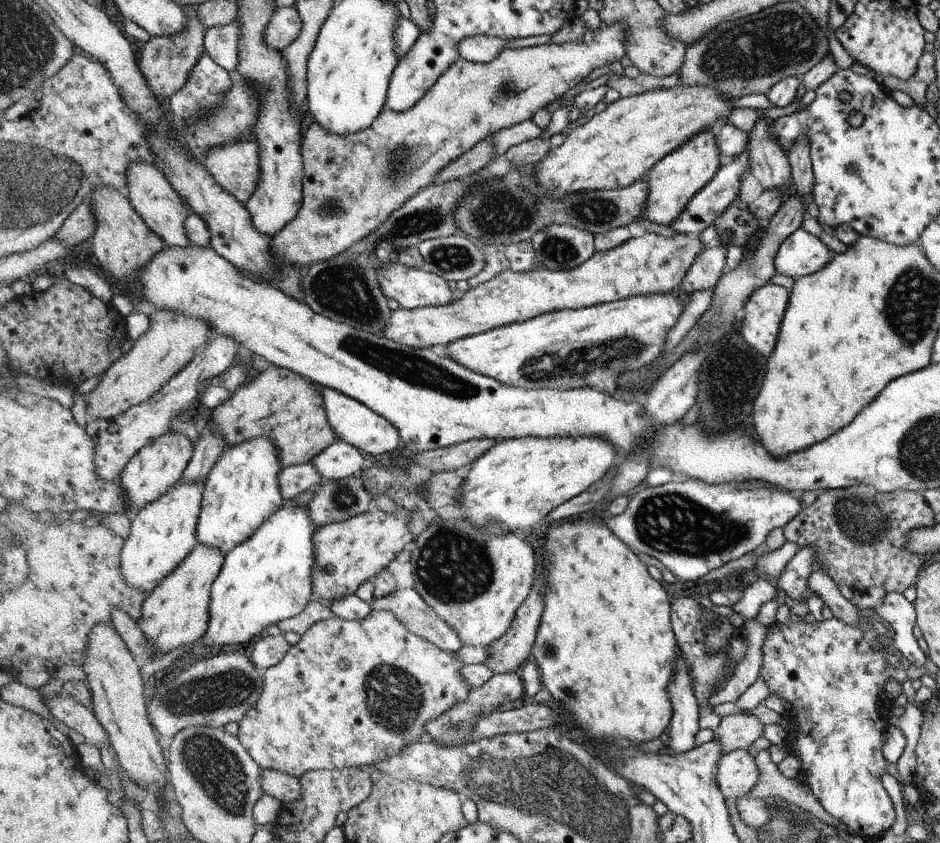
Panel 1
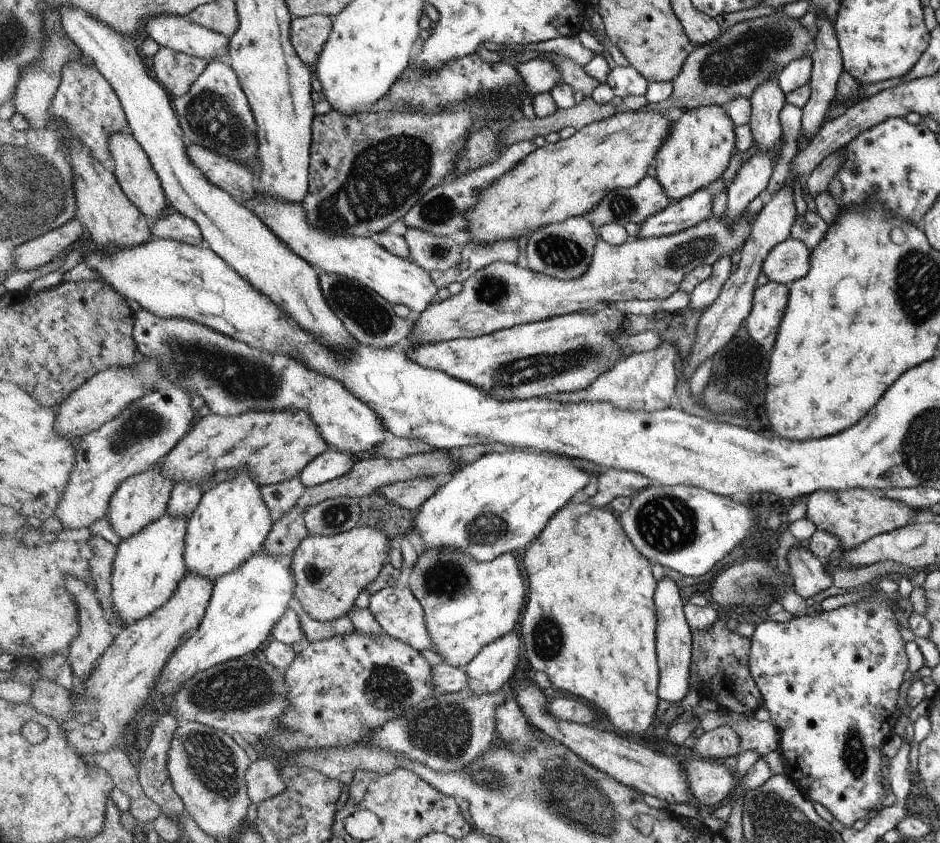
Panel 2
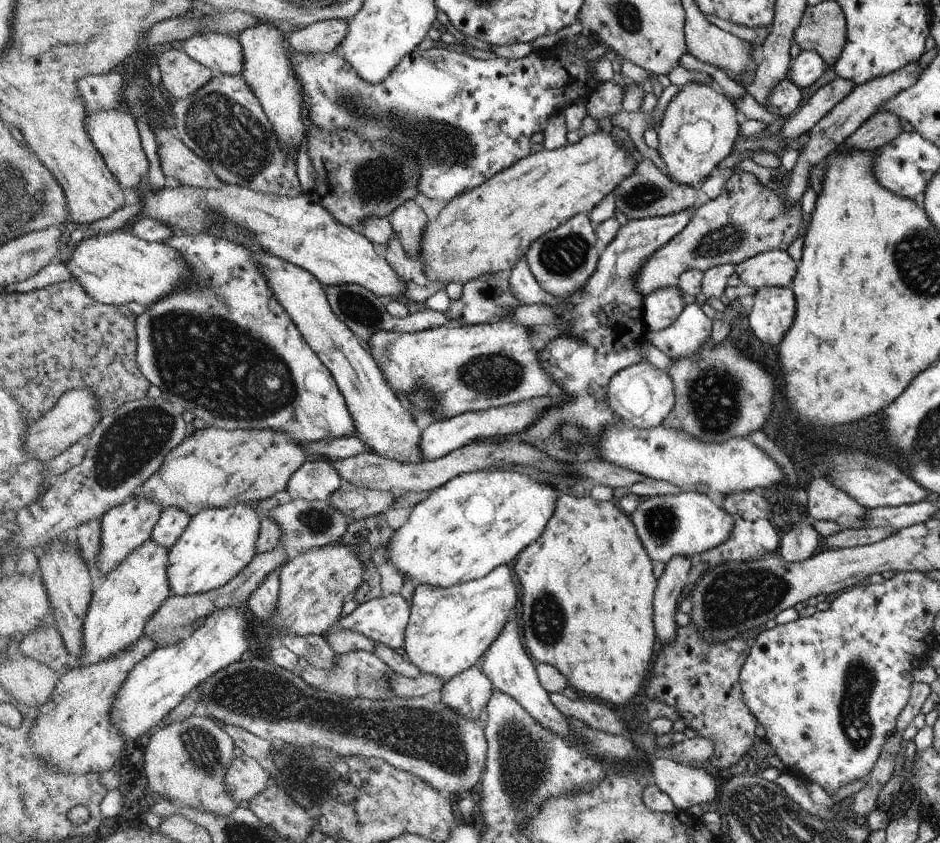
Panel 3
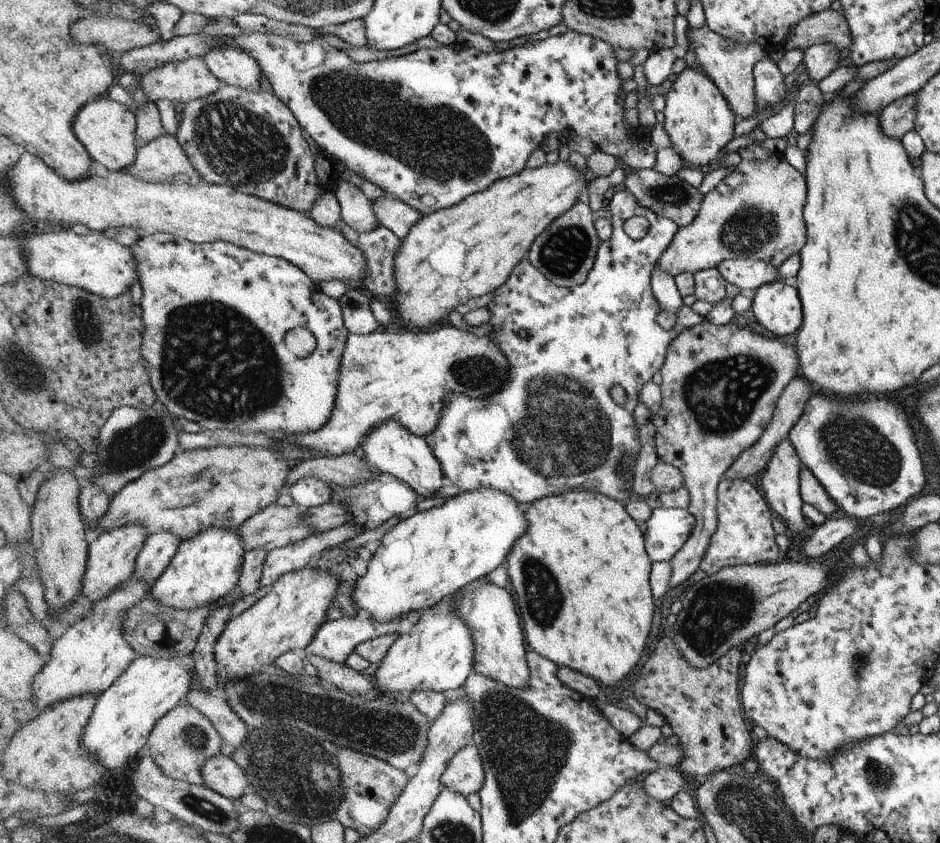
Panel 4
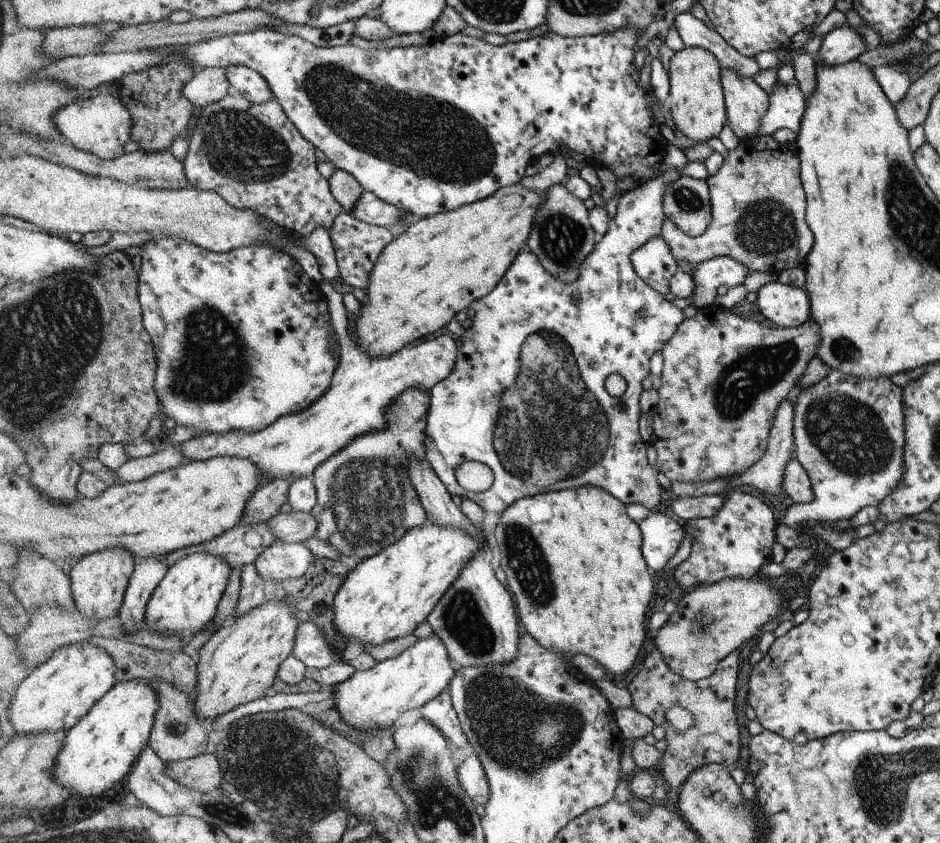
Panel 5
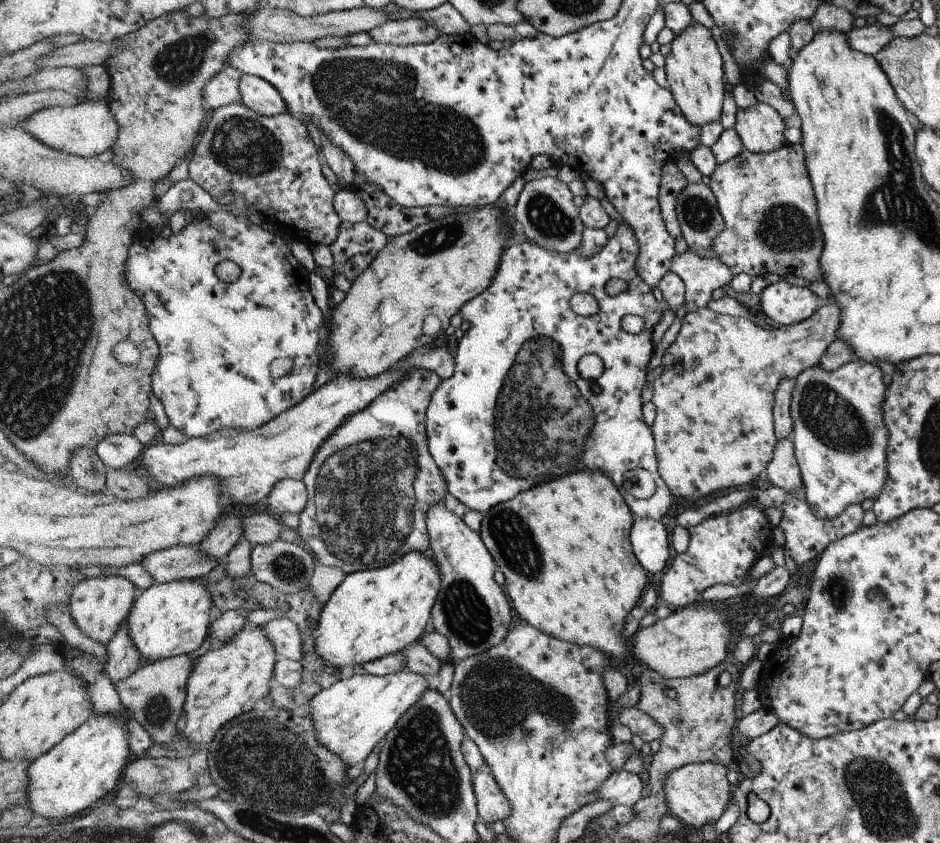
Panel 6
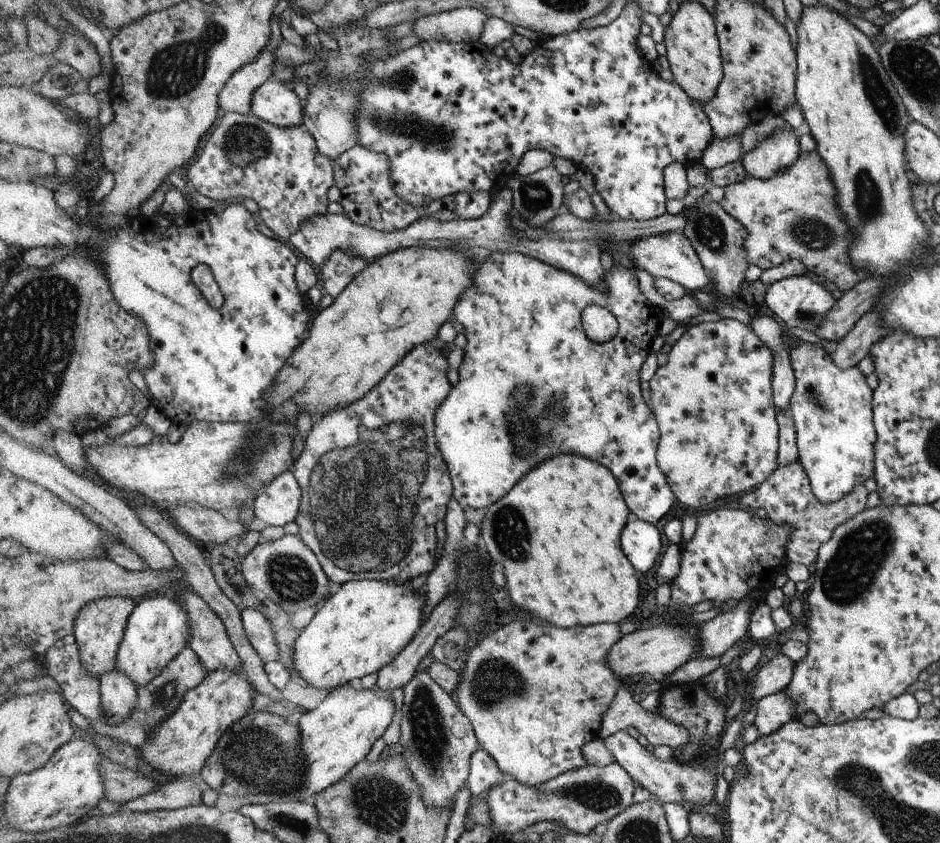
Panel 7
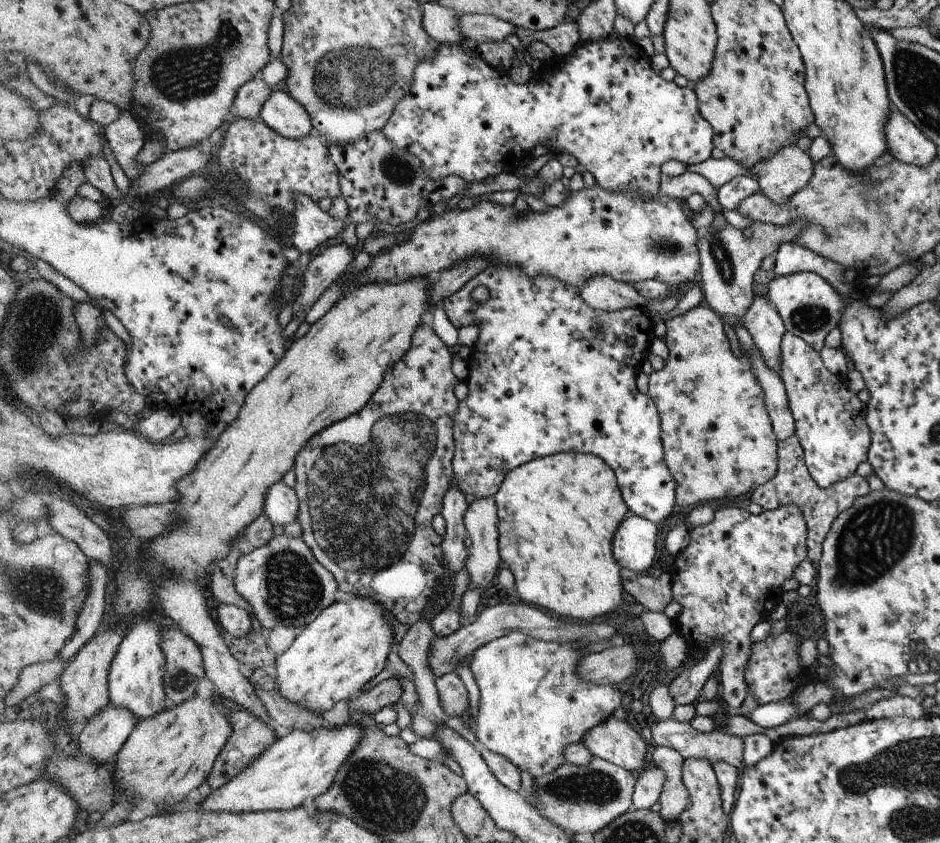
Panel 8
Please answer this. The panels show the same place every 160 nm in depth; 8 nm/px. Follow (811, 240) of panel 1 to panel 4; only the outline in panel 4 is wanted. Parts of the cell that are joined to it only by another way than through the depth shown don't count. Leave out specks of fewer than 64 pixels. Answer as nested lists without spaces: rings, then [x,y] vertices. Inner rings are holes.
[[[728,259],[720,262],[718,272],[726,283],[734,284],[743,293],[754,293],[760,286],[780,280],[779,267],[753,259]]]

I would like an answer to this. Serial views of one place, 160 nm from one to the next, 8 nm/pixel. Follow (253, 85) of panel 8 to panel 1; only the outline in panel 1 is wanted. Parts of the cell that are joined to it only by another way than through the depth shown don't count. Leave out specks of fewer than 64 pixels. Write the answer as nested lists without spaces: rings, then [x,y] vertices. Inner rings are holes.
[[[188,7],[187,13],[191,18],[191,24],[184,33],[173,37],[152,37],[145,44],[140,60],[141,67],[155,93],[162,98],[172,98],[177,92],[180,92],[188,84],[200,59],[207,53],[205,37],[208,28],[200,20],[197,10],[198,7]]]

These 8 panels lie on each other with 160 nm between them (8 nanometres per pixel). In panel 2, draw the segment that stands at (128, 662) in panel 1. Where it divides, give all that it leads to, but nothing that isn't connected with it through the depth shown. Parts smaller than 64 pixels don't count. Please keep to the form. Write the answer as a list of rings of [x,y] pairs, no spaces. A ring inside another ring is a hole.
[[[70,577],[68,588],[79,604],[80,622],[82,625],[80,636],[72,643],[70,650],[68,650],[68,656],[72,662],[76,677],[85,683],[85,680],[94,673],[95,664],[99,664],[99,658],[103,657],[103,654],[108,652],[111,646],[115,644],[118,632],[107,619],[105,608],[94,585],[88,584],[88,582],[78,577]]]

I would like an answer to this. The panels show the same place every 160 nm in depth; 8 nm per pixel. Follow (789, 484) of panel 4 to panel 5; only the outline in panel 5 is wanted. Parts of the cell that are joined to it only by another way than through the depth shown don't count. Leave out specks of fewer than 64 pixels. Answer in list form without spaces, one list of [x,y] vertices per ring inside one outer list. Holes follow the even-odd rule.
[[[784,400],[775,414],[774,428],[771,429],[770,440],[767,444],[767,452],[762,461],[758,461],[744,474],[732,477],[726,484],[726,494],[734,486],[752,486],[759,492],[767,492],[772,496],[778,496],[783,492],[782,481],[785,466],[794,456],[793,437],[793,402]]]

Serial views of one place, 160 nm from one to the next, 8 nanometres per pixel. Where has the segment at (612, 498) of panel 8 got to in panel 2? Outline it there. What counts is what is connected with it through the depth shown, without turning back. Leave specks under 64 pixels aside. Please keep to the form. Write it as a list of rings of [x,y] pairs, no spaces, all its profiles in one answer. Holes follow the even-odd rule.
[[[568,501],[524,552],[524,570],[530,583],[527,608],[519,631],[528,664],[545,672],[554,687],[580,696],[604,712],[622,732],[642,732],[652,726],[658,702],[656,660],[658,610],[654,608],[656,579],[650,562],[628,538],[618,515],[588,502]]]

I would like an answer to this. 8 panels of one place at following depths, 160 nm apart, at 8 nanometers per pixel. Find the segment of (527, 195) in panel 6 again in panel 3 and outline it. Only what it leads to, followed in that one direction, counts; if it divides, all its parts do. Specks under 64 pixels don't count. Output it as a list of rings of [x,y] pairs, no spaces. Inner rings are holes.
[[[578,213],[554,230],[543,234],[527,250],[526,262],[541,288],[556,297],[566,298],[581,288],[595,271],[601,247],[589,214]]]

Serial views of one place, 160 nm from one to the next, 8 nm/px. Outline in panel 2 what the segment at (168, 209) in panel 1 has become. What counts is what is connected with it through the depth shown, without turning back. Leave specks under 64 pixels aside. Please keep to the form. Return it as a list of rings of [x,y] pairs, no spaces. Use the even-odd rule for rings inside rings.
[[[132,130],[114,133],[111,136],[111,151],[117,164],[115,173],[126,194],[140,207],[140,210],[144,211],[144,214],[147,214],[148,218],[153,221],[161,219],[170,202],[163,185],[163,178],[160,178],[159,171],[155,169],[152,159],[149,158],[148,151]]]

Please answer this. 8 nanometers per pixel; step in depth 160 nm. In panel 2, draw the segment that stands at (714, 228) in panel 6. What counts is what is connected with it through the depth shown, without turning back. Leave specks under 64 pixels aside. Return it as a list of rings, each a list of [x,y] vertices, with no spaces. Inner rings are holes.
[[[648,175],[636,186],[614,190],[584,217],[599,228],[608,223],[618,223],[624,227],[628,222],[643,223],[674,202],[659,179]]]

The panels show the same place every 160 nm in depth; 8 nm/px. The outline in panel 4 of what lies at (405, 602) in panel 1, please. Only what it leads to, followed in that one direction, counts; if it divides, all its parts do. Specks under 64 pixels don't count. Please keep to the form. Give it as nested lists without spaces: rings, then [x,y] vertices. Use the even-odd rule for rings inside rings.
[[[357,614],[352,618],[342,617],[335,621],[323,622],[314,640],[306,645],[300,654],[308,657],[316,655],[342,665],[361,642],[375,639],[380,635],[400,634],[397,628],[401,620],[402,618],[379,623],[369,616]]]

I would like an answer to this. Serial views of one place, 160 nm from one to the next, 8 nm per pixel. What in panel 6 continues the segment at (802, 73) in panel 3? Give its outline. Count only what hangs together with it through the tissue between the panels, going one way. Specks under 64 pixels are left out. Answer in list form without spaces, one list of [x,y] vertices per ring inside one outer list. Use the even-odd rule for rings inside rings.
[[[878,22],[862,28],[856,27],[846,34],[854,50],[869,55],[880,52],[892,39],[896,38],[889,26],[883,26]]]

